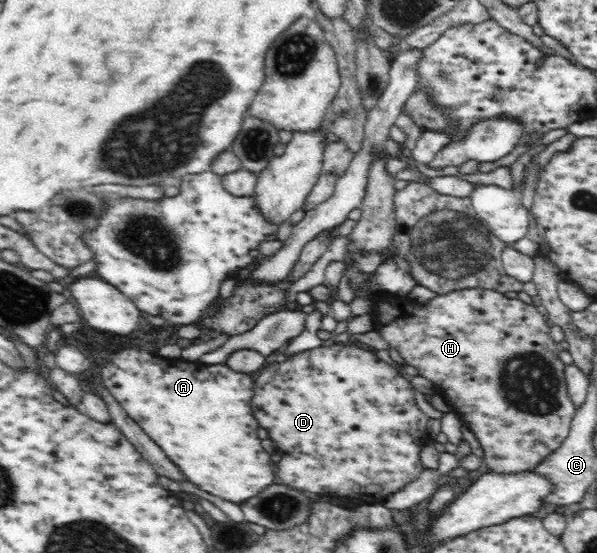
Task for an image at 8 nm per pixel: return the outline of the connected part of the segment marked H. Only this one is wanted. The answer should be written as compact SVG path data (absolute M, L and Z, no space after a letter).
M468 288L468 290L456 290L450 292L446 296L438 294L436 300L432 300L430 304L424 306L416 306L408 300L404 300L402 304L396 304L398 300L390 300L390 304L386 300L382 300L376 306L376 314L378 314L378 328L386 334L386 340L390 346L394 346L406 360L406 364L416 366L420 370L422 376L426 376L428 380L432 380L434 384L438 384L435 388L446 392L450 396L450 400L454 402L454 410L466 418L466 422L472 426L469 430L475 434L481 450L483 450L483 460L488 464L489 468L499 472L510 471L532 471L534 466L543 461L553 450L556 450L570 432L572 419L576 416L578 406L570 398L567 391L565 379L564 362L558 358L559 346L552 341L550 336L550 327L546 324L546 316L542 316L534 305L522 304L519 299L508 299L504 294L494 290L486 290L482 288Z

